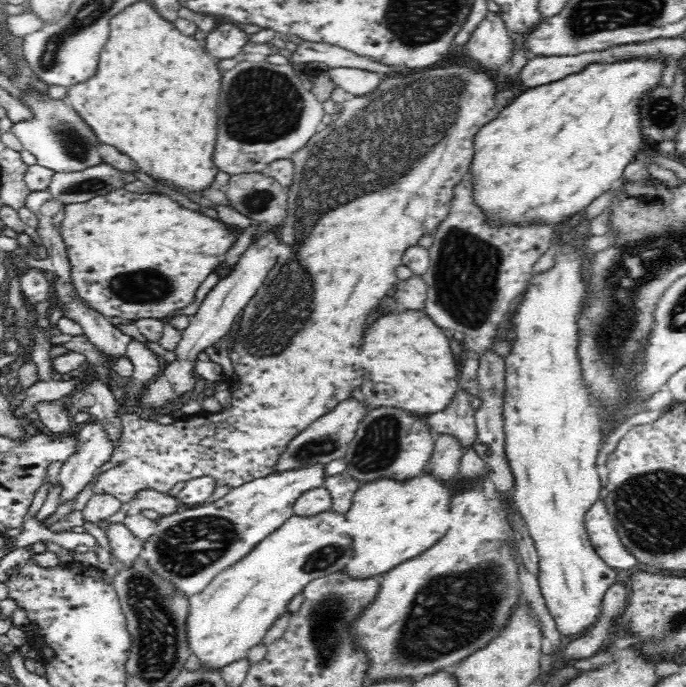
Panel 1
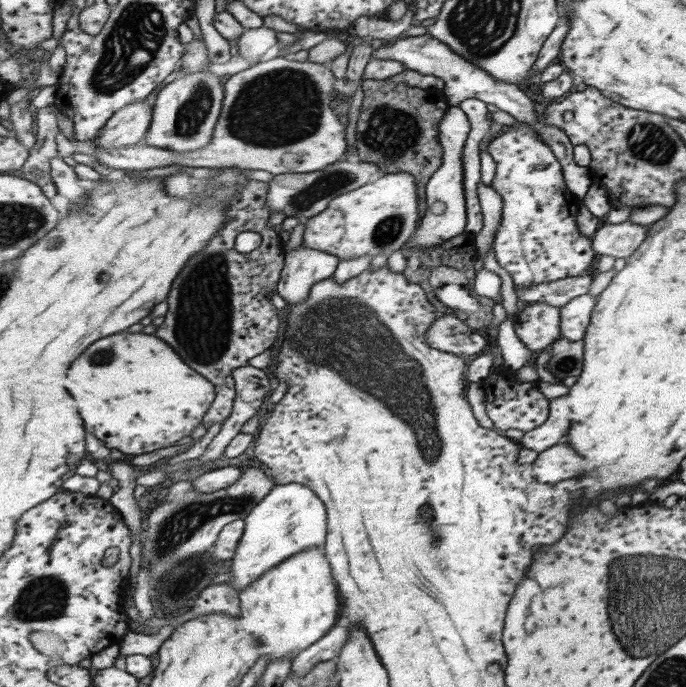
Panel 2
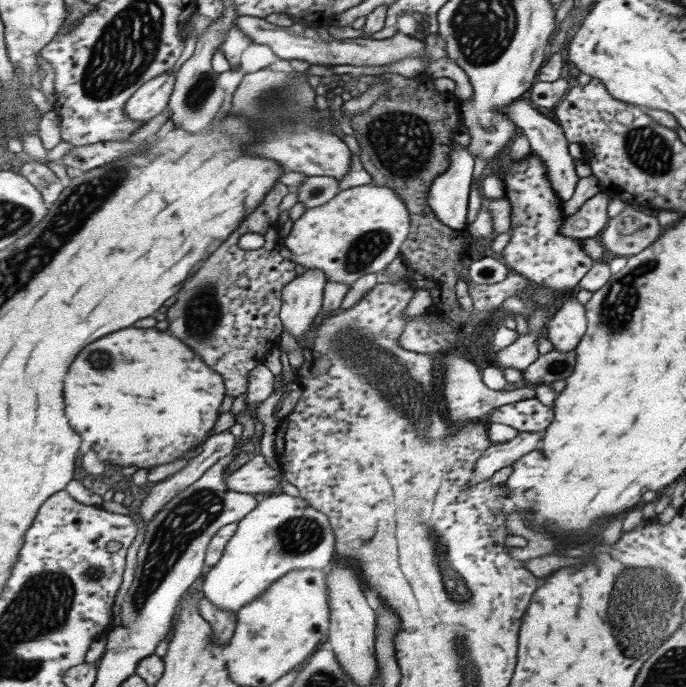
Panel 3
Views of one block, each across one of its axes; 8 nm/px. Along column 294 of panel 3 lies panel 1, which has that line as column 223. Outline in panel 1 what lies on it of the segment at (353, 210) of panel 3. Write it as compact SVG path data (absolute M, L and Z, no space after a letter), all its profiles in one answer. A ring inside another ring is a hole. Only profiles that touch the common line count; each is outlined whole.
M117 188L108 194L96 196L88 202L80 202L65 205L65 217L62 221L62 238L70 263L69 282L73 286L73 296L83 300L90 308L103 314L105 317L120 316L123 319L136 321L146 318L161 319L167 321L170 314L186 308L194 302L196 290L205 278L213 272L213 268L225 261L227 251L238 240L238 236L223 221L214 218L200 216L196 212L186 210L186 207L178 206L174 200L170 200L165 194L134 193L124 188Z

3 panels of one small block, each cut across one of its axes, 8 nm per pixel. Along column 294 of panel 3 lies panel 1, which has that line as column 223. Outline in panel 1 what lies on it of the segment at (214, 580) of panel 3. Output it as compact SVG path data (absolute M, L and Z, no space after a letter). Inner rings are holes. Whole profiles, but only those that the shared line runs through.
M325 464L308 466L302 470L290 470L278 474L274 472L264 478L251 480L242 486L230 488L225 496L222 496L212 504L192 506L183 512L170 513L160 516L155 522L154 532L143 541L143 552L139 560L164 582L169 582L178 595L189 599L194 594L200 594L211 580L218 574L244 559L250 554L262 540L276 532L293 515L294 501L307 490L322 487Z

